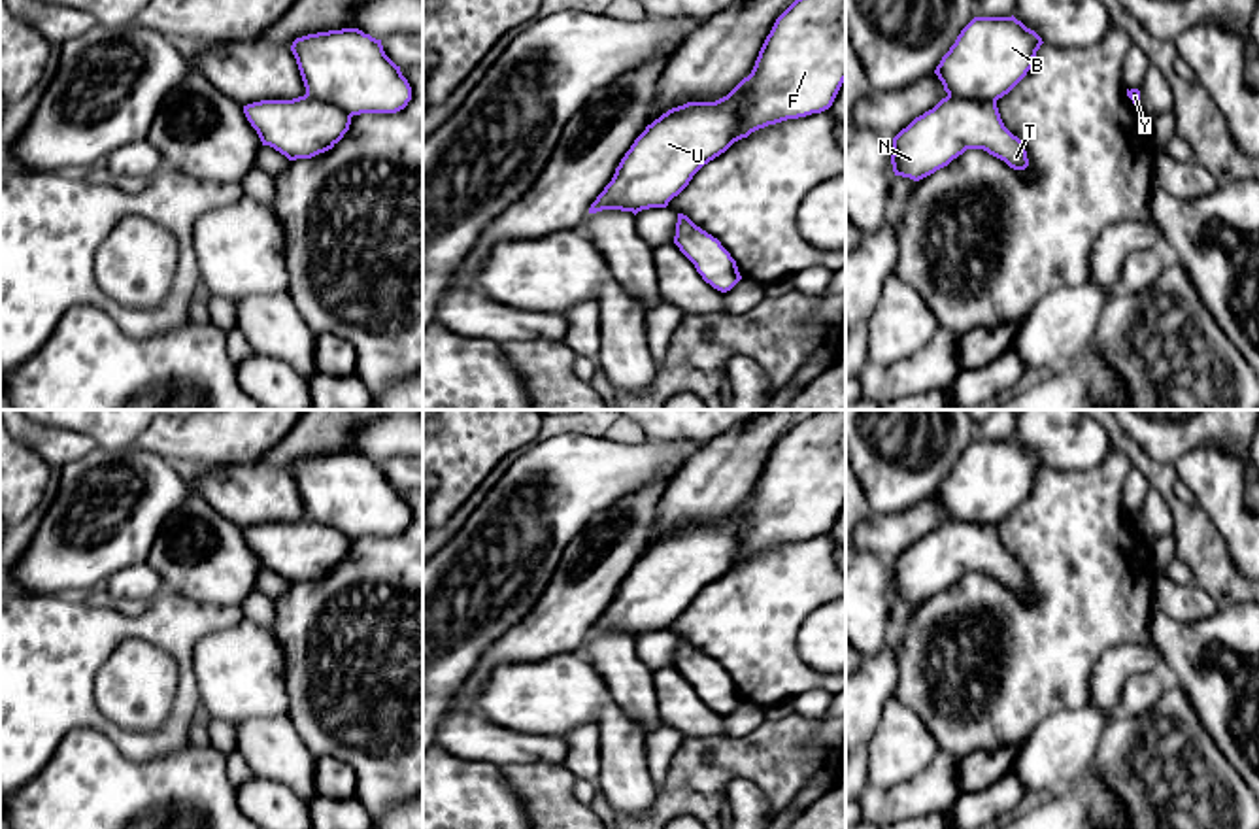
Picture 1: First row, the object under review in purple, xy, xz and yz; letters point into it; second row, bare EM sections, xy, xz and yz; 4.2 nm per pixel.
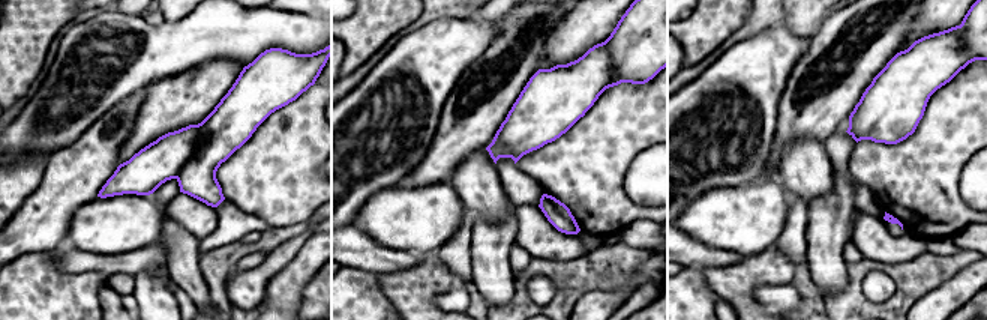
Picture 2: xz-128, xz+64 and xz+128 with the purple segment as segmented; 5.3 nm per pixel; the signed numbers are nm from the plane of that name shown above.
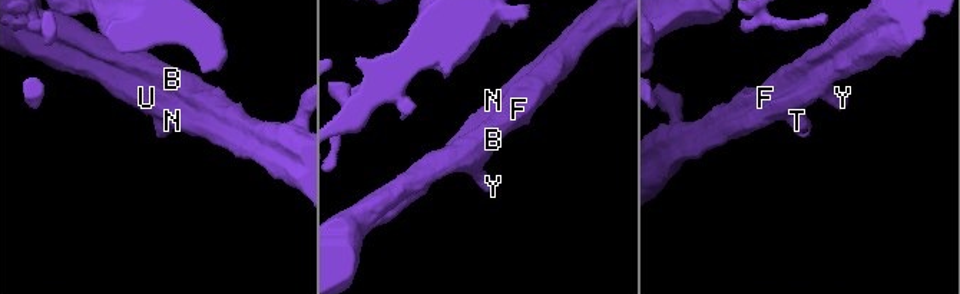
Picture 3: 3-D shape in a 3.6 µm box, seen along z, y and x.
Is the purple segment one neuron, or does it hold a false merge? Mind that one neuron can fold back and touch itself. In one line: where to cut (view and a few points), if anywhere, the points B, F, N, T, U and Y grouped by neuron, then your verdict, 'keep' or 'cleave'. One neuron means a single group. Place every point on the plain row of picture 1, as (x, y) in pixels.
xz (750, 497), (750, 508), (740, 525), (737, 559), (729, 567) | B F Y / N T U | cleave

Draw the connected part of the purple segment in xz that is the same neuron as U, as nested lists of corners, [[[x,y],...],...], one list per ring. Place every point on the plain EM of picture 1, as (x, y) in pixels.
[[[751,499],[715,525],[687,525],[647,548],[589,636],[666,631],[704,587],[730,570],[749,510]]]

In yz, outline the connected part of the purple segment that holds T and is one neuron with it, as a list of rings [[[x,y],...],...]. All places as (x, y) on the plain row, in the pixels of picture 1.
[[[946,519],[893,561],[893,595],[919,604],[966,572],[983,572],[1014,593],[1029,589],[1025,568],[1004,550],[997,523]]]

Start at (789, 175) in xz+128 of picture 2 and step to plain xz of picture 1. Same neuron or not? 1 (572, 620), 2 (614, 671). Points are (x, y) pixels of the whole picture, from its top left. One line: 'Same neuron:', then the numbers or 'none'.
Same neuron: 2

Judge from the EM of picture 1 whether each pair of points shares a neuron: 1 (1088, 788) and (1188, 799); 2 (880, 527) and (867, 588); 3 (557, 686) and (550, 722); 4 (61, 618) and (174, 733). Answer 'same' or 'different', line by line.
1: different
2: different
3: same
4: same

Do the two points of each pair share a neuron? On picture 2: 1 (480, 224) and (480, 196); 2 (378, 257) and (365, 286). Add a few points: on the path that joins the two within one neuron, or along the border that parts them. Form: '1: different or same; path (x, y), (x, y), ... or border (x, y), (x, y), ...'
1: different; border (509, 202), (509, 214), (500, 221), (477, 215)
2: different; border (347, 265), (378, 274)

